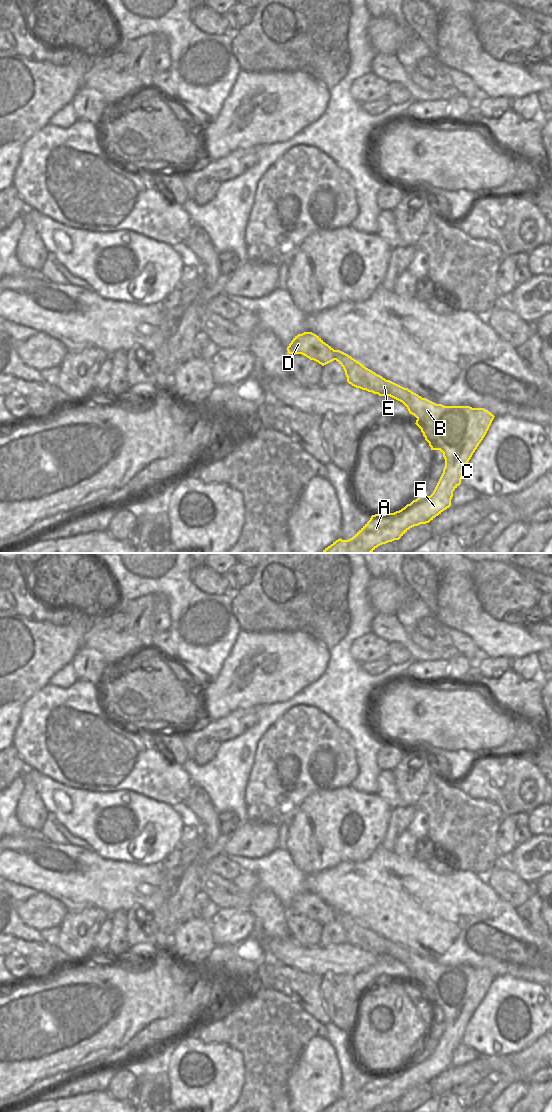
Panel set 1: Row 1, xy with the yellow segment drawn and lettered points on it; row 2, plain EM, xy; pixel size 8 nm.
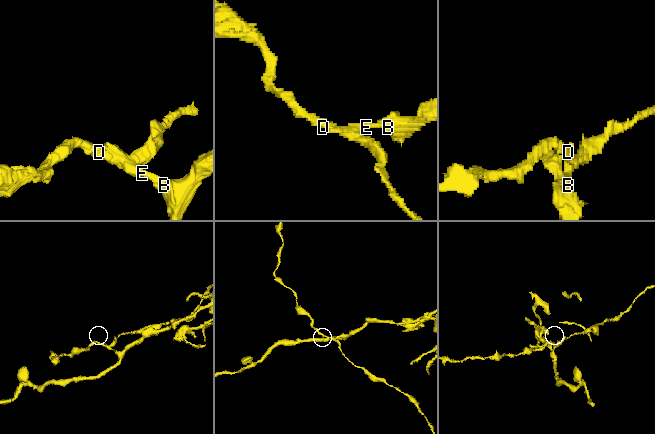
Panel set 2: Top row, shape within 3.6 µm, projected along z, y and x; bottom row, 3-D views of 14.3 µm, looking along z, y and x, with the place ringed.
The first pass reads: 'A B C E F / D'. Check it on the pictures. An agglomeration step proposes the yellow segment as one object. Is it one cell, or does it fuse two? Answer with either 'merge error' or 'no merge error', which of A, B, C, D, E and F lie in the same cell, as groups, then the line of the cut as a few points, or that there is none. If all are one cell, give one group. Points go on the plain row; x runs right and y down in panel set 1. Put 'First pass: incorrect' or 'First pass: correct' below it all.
merge error | A B C E F / D | xy (334, 910), (335, 919)
First pass: correct

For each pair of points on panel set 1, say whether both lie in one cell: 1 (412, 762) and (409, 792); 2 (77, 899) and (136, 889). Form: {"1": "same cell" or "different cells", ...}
{"1": "same cell", "2": "same cell"}

